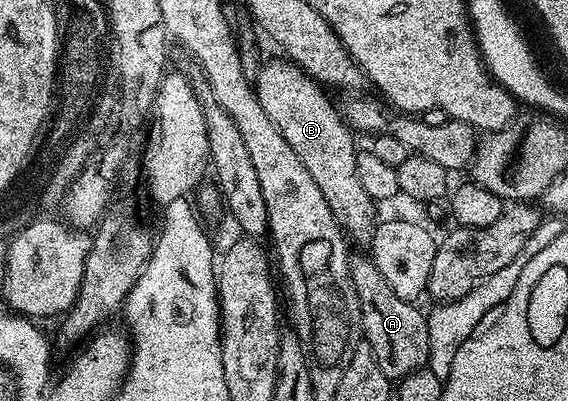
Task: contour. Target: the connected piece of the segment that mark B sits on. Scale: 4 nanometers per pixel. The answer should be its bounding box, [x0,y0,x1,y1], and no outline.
[255,60,379,244]

